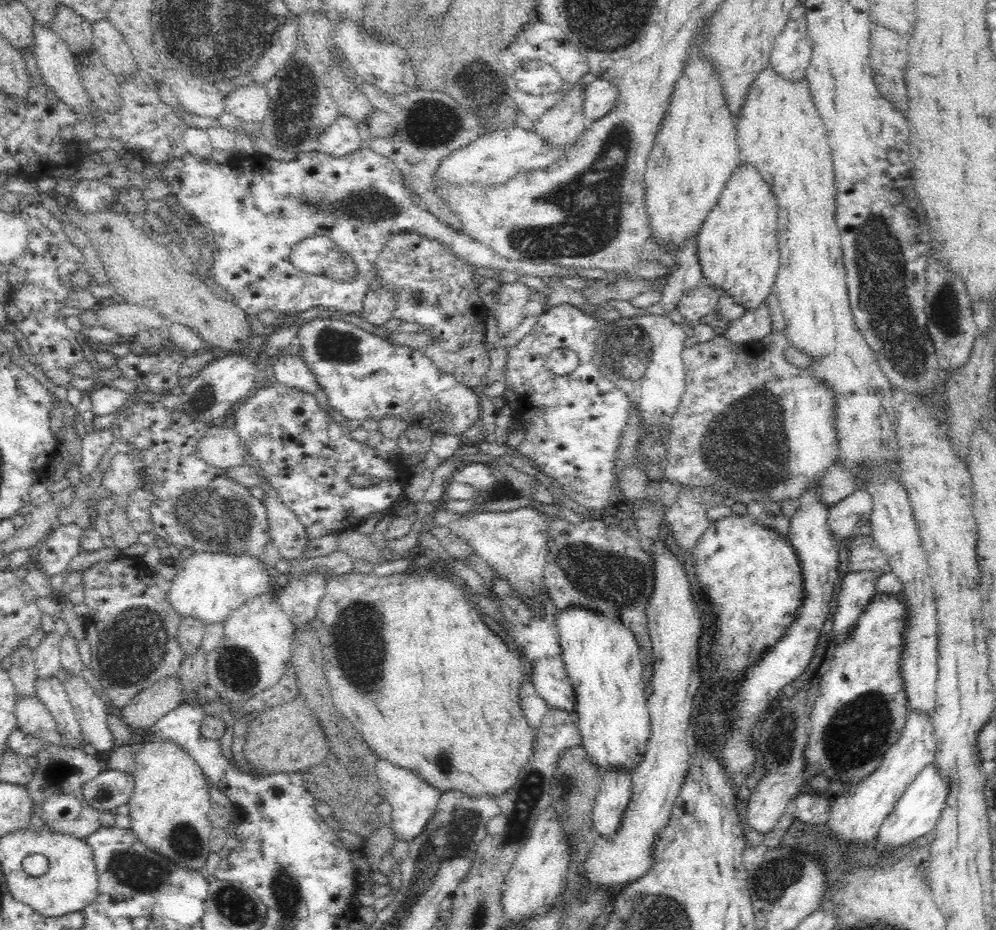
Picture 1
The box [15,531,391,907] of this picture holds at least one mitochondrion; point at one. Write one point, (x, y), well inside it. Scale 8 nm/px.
(136, 646)

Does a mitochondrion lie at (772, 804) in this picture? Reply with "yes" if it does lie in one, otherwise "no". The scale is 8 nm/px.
no

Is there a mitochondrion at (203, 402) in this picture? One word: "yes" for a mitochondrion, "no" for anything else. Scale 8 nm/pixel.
yes

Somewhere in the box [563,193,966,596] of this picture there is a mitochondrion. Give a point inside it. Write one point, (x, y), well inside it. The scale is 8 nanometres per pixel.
(880, 264)

